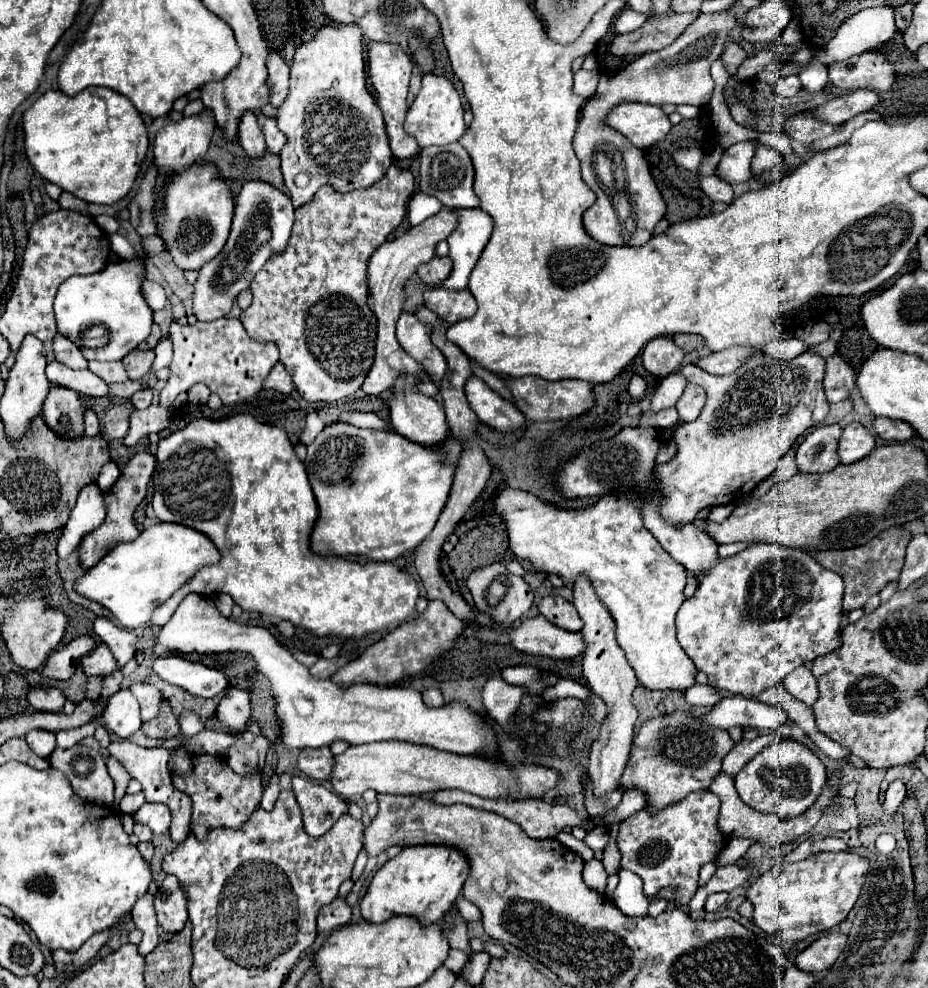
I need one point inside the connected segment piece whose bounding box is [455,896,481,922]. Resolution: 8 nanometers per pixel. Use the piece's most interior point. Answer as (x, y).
(471, 913)

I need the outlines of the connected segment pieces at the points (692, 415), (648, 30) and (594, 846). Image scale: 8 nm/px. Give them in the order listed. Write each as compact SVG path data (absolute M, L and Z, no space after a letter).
M687 384L685 392L677 400L677 412L681 422L693 422L705 406L705 390L695 384Z
M673 14L671 18L651 18L639 30L621 34L611 42L615 56L639 56L649 50L661 50L669 46L681 32L697 18L691 14Z
M605 826L593 828L593 830L583 838L583 842L585 842L593 852L601 852L601 850L607 846L607 842L609 842L609 830L607 830Z

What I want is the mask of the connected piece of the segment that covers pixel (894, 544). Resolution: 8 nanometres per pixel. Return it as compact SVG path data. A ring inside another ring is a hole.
M899 526L887 528L873 540L869 540L863 546L851 548L851 550L815 550L807 548L807 554L811 554L821 566L829 570L847 570L843 572L843 582L845 582L845 596L843 596L843 612L851 612L857 608L863 608L867 598L879 594L889 582L897 582L901 576L903 560L905 560L905 548L907 542L911 540L911 534Z

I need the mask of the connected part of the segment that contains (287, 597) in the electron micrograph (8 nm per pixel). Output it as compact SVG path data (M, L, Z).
M237 414L219 422L201 418L161 440L155 458L153 510L157 518L161 522L175 520L207 534L221 552L221 562L217 566L201 568L173 598L153 612L151 622L155 626L163 626L175 612L177 604L191 592L203 596L227 592L243 610L289 620L295 628L303 626L315 636L361 640L369 634L397 628L417 616L415 604L419 598L419 586L415 578L405 574L397 564L357 564L339 556L321 556L313 552L311 532L319 518L319 506L309 486L303 462L295 456L293 446L281 428L261 424L249 414Z

